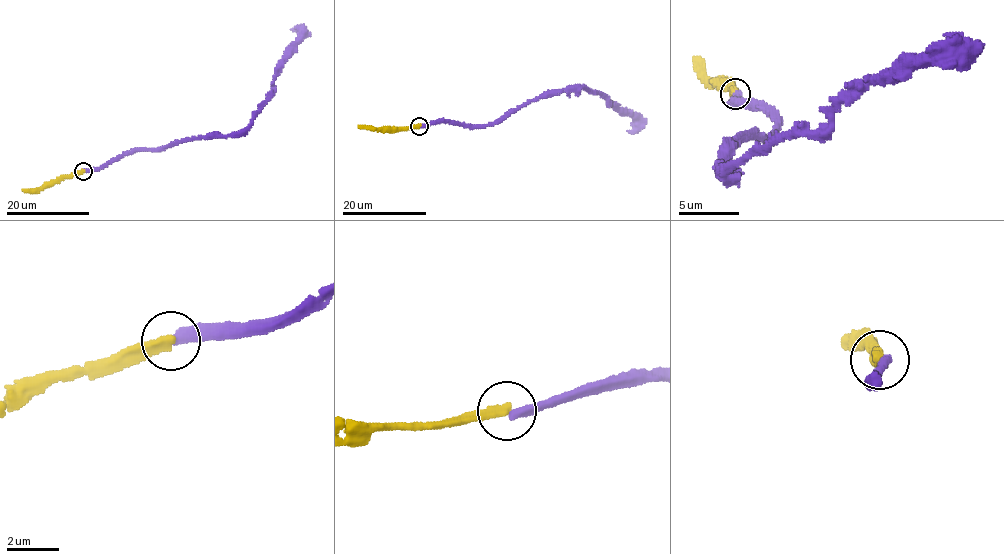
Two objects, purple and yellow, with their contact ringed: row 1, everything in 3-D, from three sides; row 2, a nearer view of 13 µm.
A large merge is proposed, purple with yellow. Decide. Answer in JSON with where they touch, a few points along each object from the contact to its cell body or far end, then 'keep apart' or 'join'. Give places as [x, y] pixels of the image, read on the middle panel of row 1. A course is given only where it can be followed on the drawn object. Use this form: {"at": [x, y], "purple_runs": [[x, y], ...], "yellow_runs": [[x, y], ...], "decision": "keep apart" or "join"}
{"at": [419, 126], "purple_runs": [[420, 126], [444, 121], [488, 126], [537, 97], [581, 86], [634, 117], [635, 127], [627, 131]], "yellow_runs": [[419, 126], [387, 130], [362, 128], [359, 125]], "decision": "keep apart"}

